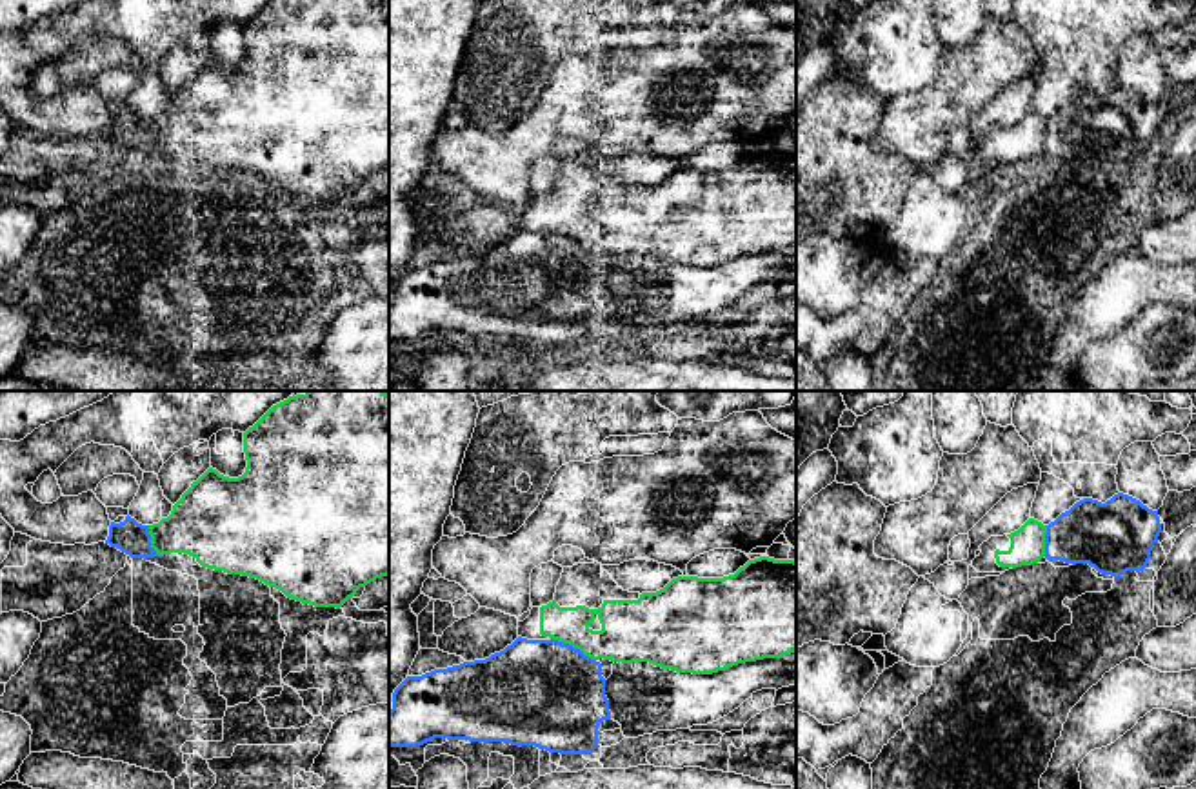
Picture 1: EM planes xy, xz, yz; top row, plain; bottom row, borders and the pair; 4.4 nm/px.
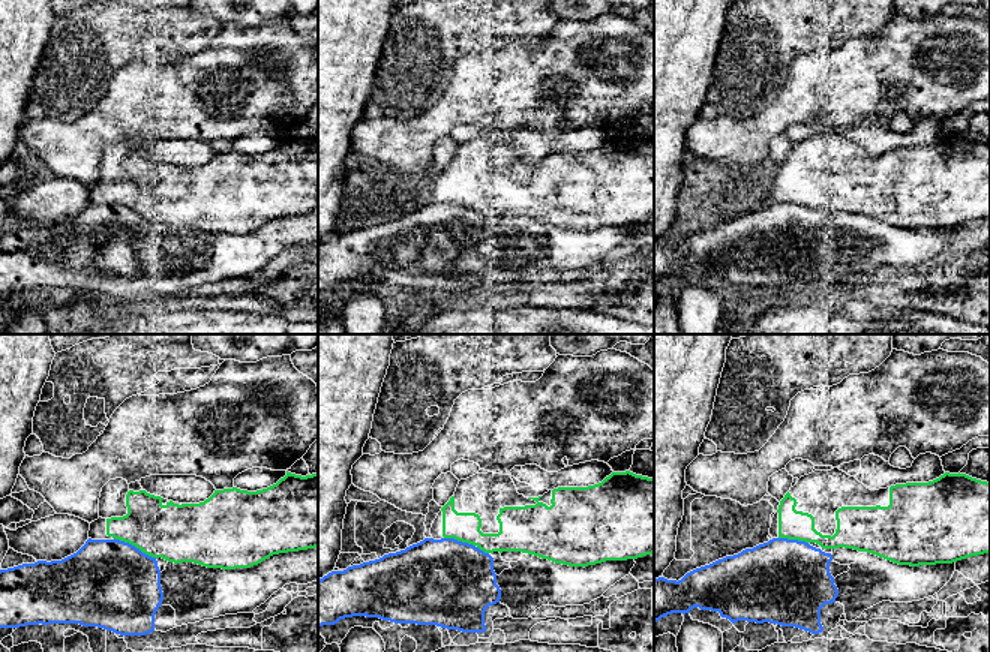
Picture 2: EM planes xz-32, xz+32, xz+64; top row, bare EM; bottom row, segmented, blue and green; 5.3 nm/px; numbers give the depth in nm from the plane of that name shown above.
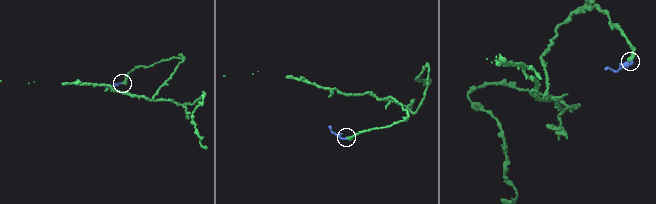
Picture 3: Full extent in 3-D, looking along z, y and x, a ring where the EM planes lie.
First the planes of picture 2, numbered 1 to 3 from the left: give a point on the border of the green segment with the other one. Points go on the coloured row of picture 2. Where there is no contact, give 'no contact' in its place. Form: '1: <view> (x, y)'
1: xz-32 (134, 546)
2: xz+32 (459, 541)
3: xz+64 (794, 540)

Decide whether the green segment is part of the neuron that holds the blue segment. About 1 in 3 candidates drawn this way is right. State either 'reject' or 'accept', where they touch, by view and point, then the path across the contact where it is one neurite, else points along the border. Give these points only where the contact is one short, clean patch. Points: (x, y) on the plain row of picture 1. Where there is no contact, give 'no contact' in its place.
reject; meets blue in xz at (571, 239); border along xz (551, 229), (578, 240), (595, 253)

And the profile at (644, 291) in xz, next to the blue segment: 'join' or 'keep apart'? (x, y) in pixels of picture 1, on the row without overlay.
join

